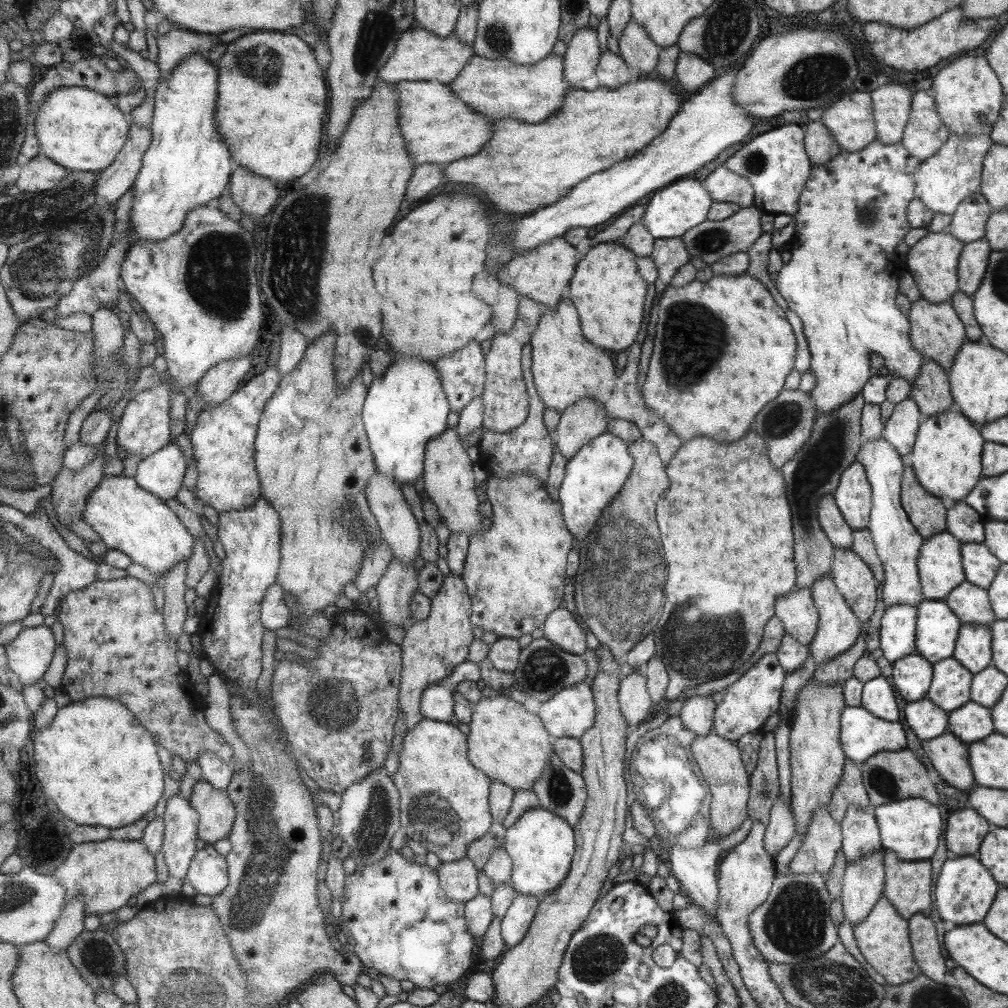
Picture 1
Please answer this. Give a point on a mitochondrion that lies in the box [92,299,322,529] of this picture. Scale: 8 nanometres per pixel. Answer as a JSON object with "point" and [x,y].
{"point":[106,366]}

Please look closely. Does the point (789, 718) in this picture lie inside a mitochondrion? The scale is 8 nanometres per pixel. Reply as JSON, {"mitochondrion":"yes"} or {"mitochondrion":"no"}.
{"mitochondrion":"no"}

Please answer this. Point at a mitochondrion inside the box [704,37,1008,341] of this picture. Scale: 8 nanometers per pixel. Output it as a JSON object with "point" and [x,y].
{"point":[805,79]}

